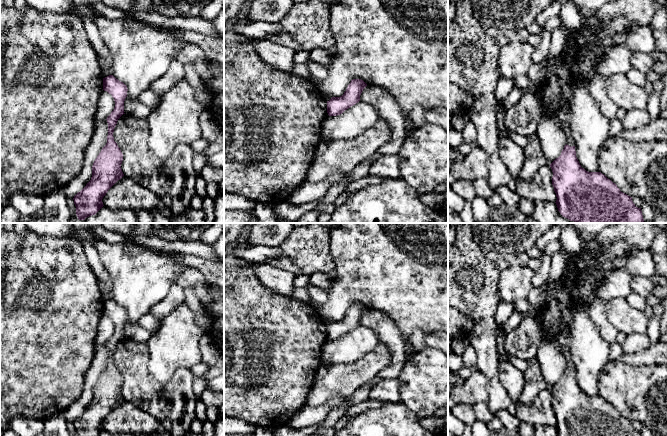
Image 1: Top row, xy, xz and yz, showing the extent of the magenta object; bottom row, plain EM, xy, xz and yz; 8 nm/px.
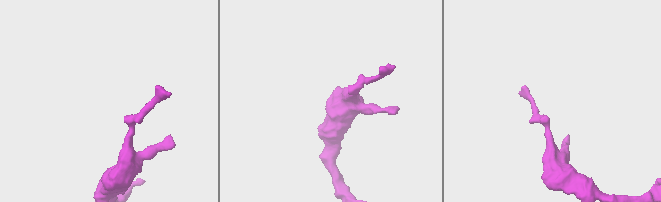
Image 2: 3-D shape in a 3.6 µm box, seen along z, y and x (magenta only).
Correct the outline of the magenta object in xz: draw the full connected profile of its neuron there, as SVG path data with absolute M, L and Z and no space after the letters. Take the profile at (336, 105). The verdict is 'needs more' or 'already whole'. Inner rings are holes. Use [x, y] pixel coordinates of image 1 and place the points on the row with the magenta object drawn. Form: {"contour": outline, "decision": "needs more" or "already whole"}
{"contour": "M353 79L344 94L340 97L332 97L327 101L327 113L329 116L337 116L360 101L360 95L367 84L361 79Z", "decision": "already whole"}

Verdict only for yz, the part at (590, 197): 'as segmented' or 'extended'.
as segmented

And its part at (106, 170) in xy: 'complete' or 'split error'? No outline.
complete

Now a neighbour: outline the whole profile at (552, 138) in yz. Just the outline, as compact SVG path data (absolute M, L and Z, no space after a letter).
M541 115L537 125L537 136L550 166L561 155L566 145L566 135L555 115Z

